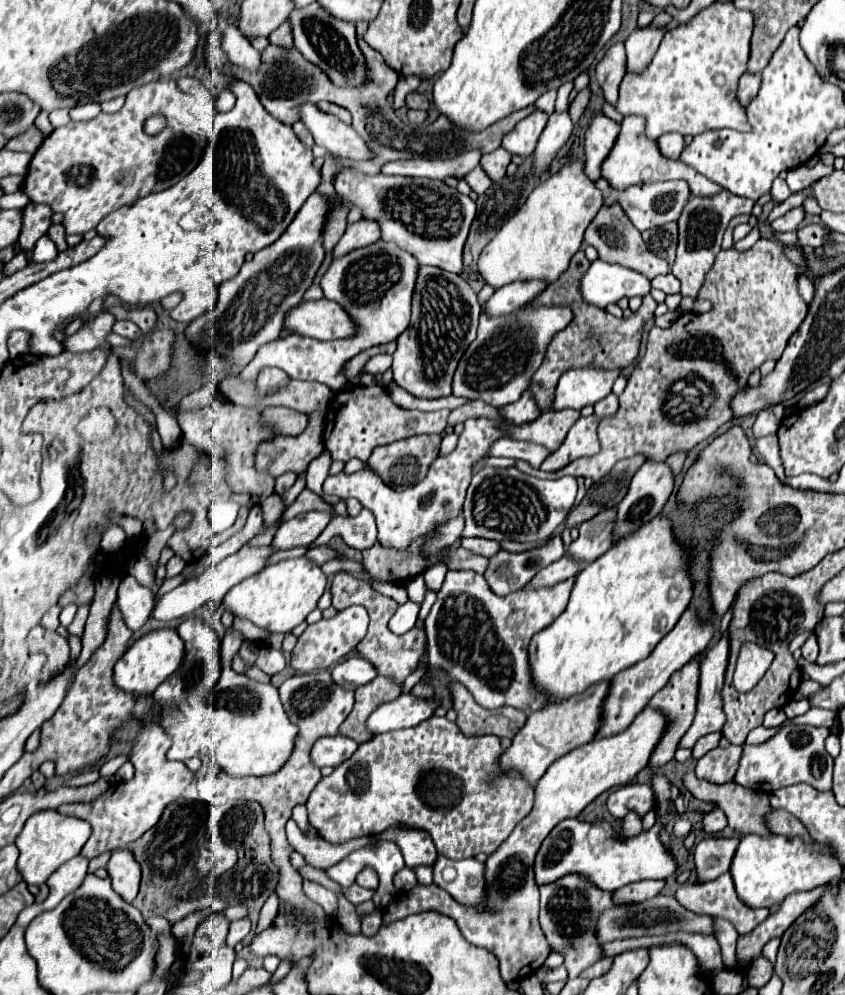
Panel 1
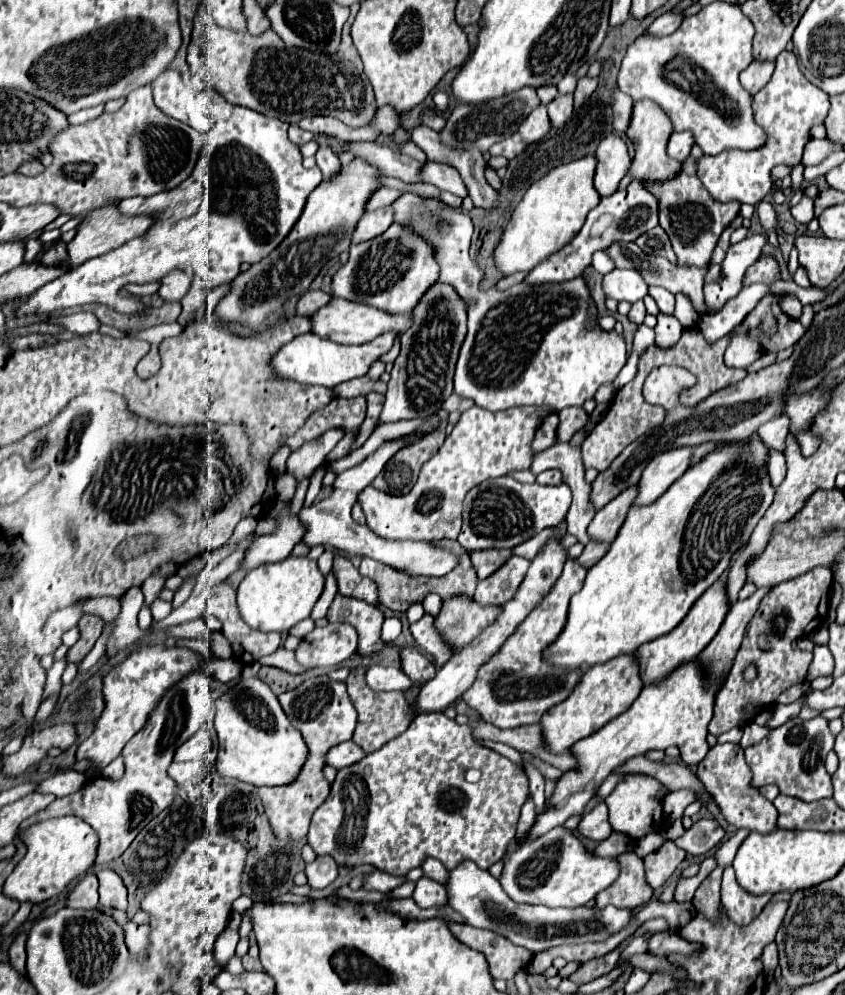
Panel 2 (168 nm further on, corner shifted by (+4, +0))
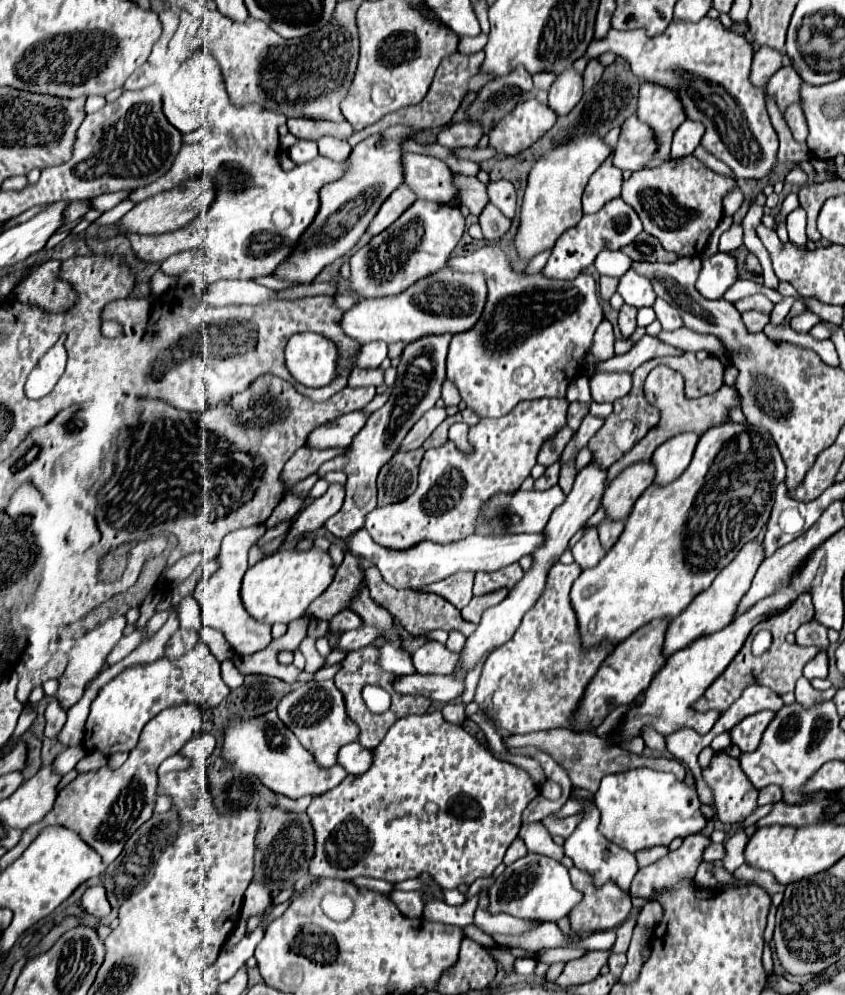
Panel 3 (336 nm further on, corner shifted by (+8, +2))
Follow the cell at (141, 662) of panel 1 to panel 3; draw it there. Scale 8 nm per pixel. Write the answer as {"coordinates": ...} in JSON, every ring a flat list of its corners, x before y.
{"coordinates":[[210,648,190,650,178,658,160,658,150,664,138,664,120,672,114,680,100,688,92,702,90,716,86,720,86,736,82,746,86,752,102,752,110,756,114,752,130,752,140,738,142,728,158,712,180,702,198,704,202,710,218,706,230,688,220,678,220,662]]}

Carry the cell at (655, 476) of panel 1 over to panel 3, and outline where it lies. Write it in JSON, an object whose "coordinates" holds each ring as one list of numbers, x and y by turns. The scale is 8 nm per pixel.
{"coordinates":[[684,432,680,436,670,438,662,446,658,446,656,452,652,454,652,460,650,460,656,468,654,484,666,486,672,480,676,480,688,468,694,448,696,448,696,442,698,442,696,434]]}

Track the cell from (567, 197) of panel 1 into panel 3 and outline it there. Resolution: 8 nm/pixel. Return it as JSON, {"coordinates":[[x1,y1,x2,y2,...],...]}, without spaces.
{"coordinates":[[578,136,568,144,556,146,544,154,528,176,520,224,514,236,514,248,522,260,532,260,536,254,550,250,558,236,578,224,582,218,582,194,592,172,608,158,610,148,596,136]]}

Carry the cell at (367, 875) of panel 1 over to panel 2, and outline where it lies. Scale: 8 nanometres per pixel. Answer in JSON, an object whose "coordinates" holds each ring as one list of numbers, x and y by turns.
{"coordinates":[[372,872,366,876,366,890,378,890,378,892,390,892,394,888,398,888,402,882,406,882,406,878,396,878,390,874,382,874,382,872]]}

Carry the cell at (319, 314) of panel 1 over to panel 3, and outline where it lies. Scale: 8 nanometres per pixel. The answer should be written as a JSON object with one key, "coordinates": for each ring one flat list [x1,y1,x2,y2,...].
{"coordinates":[[450,268,438,270,434,276,426,276,412,284,398,296,388,298,366,298,344,312,340,328,346,336,358,344,382,340,390,342,412,342,426,334,458,334,470,330,482,314,486,302,486,280,482,274,462,274]]}

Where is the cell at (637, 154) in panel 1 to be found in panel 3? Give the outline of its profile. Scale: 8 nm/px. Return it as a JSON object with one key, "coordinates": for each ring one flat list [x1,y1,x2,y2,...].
{"coordinates":[[646,82,640,86,636,116,648,124,656,136,658,150,654,154,654,160,670,160,672,134,686,120,678,96,674,96,674,92,668,88]]}

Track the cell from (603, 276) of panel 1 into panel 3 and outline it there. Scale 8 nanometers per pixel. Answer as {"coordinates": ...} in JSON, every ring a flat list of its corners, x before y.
{"coordinates":[[632,268,620,278,616,292,624,298,626,304,642,308,642,306,652,306,654,304,654,290,648,278,636,274]]}

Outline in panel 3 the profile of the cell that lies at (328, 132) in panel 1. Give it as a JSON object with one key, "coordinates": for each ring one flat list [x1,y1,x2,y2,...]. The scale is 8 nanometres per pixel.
{"coordinates":[[404,152,402,172,404,184,422,200,446,204,450,198,456,198,456,188,450,182,452,178,450,168,434,156]]}

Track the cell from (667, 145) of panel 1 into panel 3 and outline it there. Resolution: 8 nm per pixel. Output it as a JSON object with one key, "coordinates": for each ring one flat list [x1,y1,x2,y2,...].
{"coordinates":[[686,120,684,124,678,126,674,132,672,140,672,158,682,158,694,152,694,148,700,144,700,138,704,134,704,124,702,122,692,122]]}

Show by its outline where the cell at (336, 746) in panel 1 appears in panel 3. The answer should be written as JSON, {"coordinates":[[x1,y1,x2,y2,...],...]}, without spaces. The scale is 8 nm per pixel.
{"coordinates":[[350,742,338,750,338,764,346,768,348,774,354,776,366,772,370,768,370,760,372,760,372,752,362,748,358,742]]}

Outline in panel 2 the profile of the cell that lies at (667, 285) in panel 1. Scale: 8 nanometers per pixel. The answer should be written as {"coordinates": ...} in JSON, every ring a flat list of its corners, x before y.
{"coordinates":[[652,286,650,288,650,296,656,300,658,308,662,314,670,316,674,312,674,296,666,290,666,288,658,288,658,286]]}

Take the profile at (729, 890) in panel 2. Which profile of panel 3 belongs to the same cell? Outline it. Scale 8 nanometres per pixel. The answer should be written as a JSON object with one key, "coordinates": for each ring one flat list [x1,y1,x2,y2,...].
{"coordinates":[[742,864,732,876,734,876,736,880,746,882,746,884,752,884,752,886,760,886,760,888,764,888,770,896,774,896,776,892,782,892,782,890,784,890,784,886,778,884,770,872,754,870,754,868,746,866,746,864]]}

